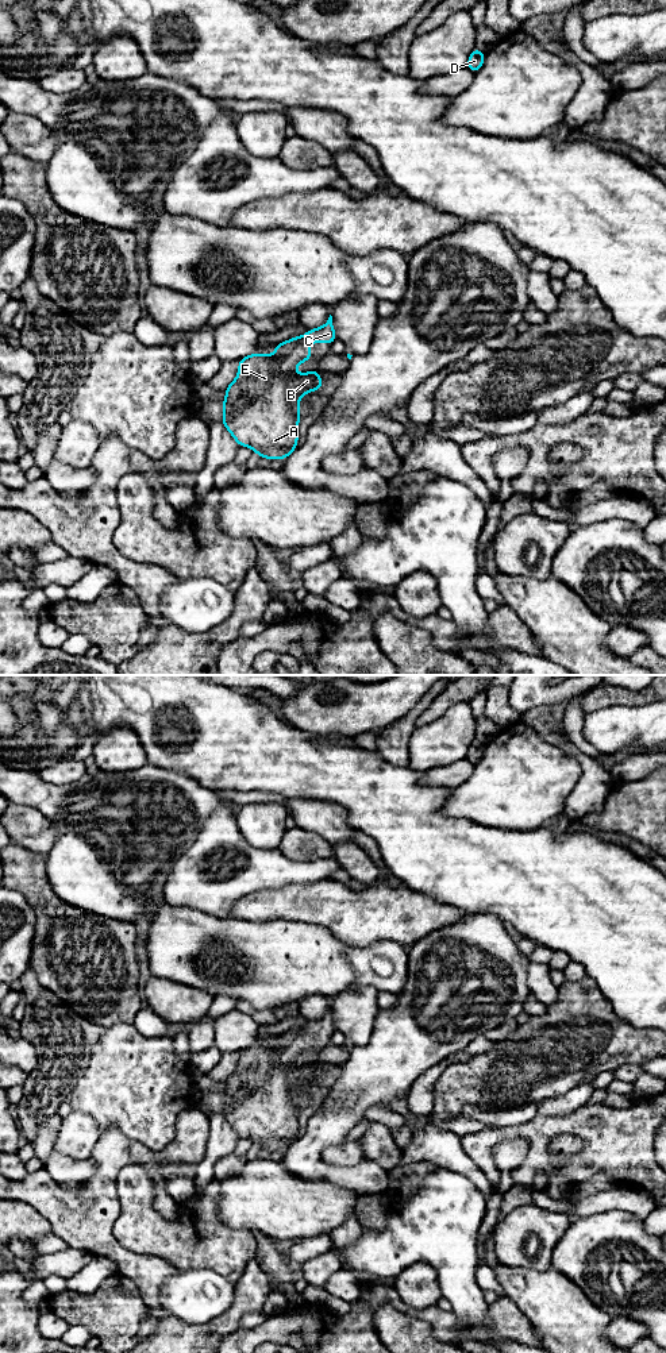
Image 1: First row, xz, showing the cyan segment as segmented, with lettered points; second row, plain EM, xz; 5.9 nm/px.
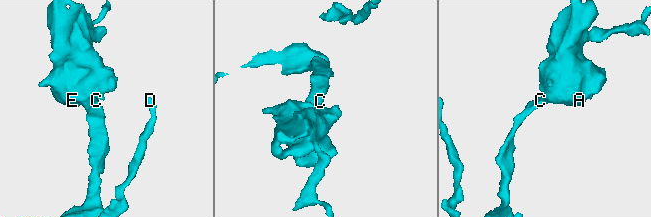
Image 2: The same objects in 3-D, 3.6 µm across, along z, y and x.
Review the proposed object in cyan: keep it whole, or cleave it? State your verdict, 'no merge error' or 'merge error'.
no merge error

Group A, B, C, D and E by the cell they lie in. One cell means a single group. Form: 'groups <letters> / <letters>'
groups A B C D E

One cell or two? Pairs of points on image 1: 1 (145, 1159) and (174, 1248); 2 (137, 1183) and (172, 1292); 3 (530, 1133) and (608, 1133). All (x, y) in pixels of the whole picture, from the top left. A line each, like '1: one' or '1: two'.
1: two
2: two
3: one

